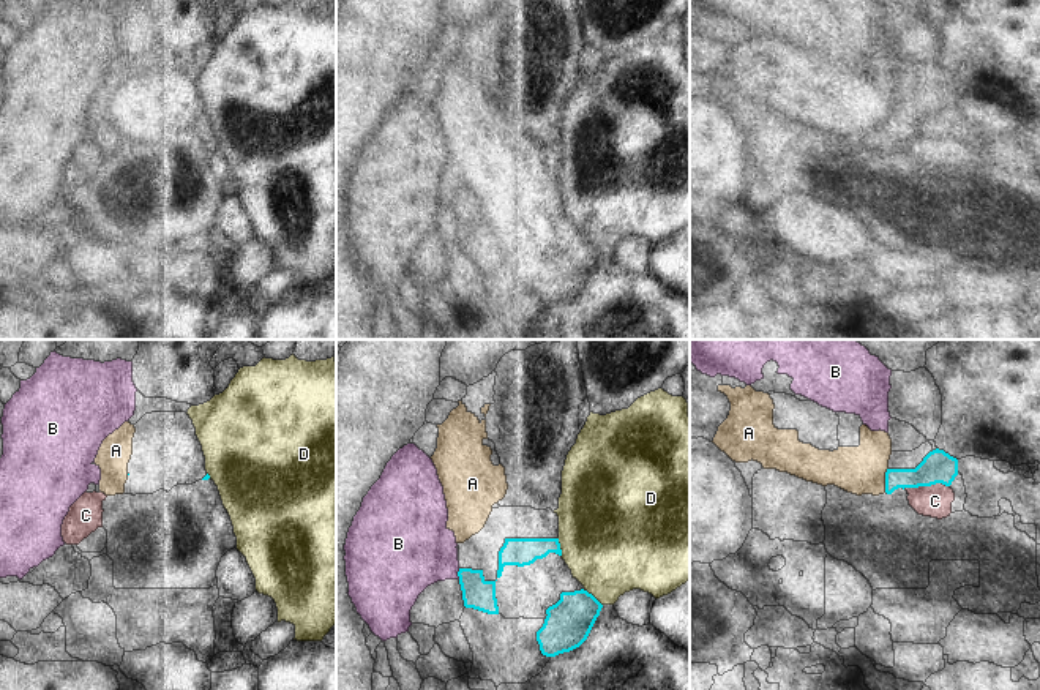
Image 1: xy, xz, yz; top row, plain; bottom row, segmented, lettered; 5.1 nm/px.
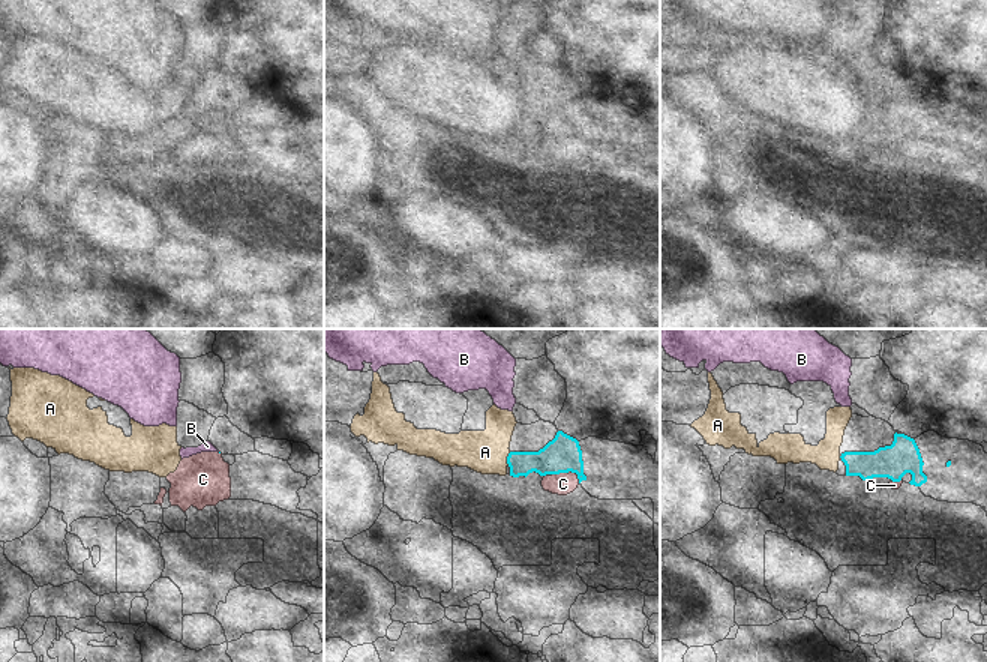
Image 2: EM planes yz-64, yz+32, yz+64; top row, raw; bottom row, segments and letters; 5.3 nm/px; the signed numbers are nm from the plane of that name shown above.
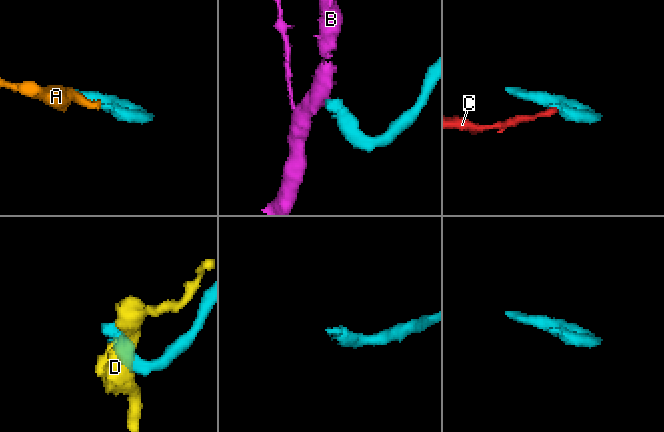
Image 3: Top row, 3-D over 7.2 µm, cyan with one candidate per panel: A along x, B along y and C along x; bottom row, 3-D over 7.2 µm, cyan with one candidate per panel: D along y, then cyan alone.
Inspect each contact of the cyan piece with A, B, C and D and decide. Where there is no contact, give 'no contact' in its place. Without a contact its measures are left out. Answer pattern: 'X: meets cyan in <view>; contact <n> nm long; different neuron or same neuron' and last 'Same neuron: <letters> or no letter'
A: meets cyan in yz; contact 130 nm long; same neuron
B: meets cyan in xz; contact 60 nm long; different neuron
C: meets cyan in yz; contact 240 nm long; different neuron
D: meets cyan in xz; contact 100 nm long; different neuron
Same neuron: A

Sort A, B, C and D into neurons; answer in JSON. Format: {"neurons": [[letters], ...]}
{"neurons": [["A"], ["B"], ["C"], ["D"]]}

